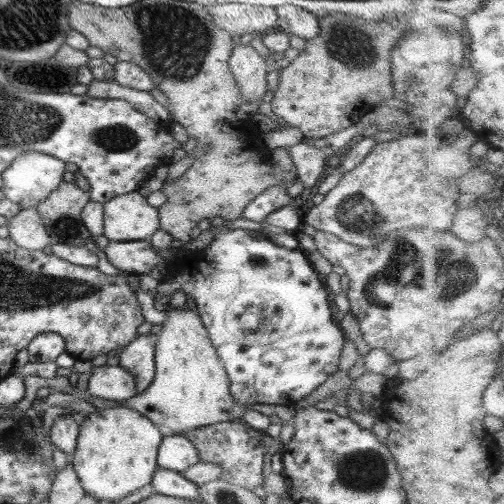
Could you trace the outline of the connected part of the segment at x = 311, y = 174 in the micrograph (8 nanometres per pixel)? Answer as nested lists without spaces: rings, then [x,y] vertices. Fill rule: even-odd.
[[[307,143],[292,144],[286,149],[295,163],[302,186],[305,190],[311,189],[318,182],[318,176],[322,174],[324,168],[327,158],[324,150]]]

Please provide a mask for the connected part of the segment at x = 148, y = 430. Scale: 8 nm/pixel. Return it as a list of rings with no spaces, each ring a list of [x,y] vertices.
[[[118,404],[86,415],[79,432],[73,466],[86,495],[98,501],[117,503],[152,482],[163,436],[147,416]]]

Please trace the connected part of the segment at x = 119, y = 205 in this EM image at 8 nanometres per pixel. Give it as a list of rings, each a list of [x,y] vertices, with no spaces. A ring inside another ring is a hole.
[[[138,191],[104,203],[103,235],[112,242],[143,241],[158,229],[158,208],[152,207]]]

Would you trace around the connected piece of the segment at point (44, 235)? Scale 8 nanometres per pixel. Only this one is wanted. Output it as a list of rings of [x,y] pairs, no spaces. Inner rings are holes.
[[[36,207],[20,210],[16,216],[8,219],[6,225],[9,237],[20,248],[36,250],[50,244],[50,237]]]

